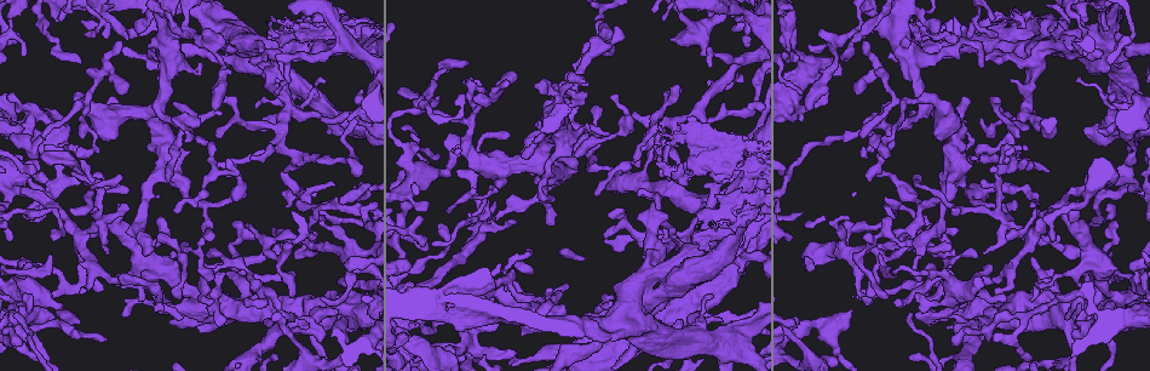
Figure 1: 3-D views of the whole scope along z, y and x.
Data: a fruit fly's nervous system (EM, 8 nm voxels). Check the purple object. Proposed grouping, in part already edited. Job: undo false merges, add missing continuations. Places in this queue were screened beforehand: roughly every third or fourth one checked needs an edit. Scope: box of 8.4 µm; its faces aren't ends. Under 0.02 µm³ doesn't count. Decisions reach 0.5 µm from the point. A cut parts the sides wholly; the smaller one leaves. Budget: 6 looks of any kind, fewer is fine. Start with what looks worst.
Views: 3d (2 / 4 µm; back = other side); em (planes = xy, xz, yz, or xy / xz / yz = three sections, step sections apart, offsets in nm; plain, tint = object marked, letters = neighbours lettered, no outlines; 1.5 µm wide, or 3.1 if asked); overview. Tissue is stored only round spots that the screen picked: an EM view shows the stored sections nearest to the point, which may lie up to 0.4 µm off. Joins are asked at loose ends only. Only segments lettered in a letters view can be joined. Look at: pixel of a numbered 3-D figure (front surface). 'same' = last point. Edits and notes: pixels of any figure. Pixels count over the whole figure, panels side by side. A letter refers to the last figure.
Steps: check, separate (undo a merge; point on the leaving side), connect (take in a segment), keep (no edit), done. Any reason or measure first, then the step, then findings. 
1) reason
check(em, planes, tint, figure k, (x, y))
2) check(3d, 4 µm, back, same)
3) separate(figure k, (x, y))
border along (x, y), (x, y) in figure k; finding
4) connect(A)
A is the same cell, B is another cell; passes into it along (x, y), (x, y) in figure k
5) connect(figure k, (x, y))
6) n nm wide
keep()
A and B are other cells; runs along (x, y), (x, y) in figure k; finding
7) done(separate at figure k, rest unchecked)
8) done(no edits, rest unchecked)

free end
check(3d, 4 µm, figure 1, (340, 319))

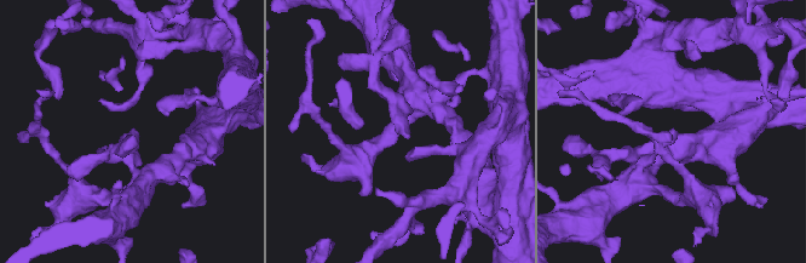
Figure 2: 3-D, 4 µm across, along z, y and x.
shape alone is not enough
check(em, planes, plain, figure 2, (674, 130))

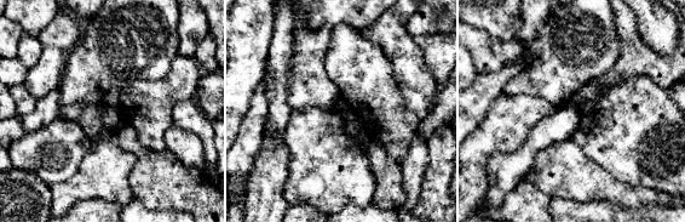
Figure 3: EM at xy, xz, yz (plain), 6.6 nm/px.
check(em, planes, letters, same)

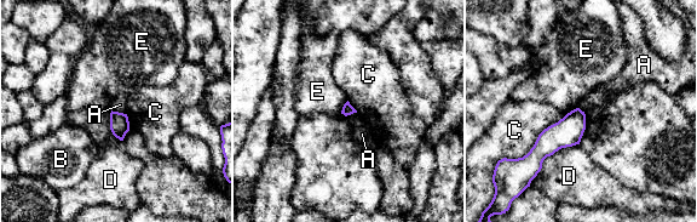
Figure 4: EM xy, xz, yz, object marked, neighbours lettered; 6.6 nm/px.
keep()
A, B, C, D and E are other cells; border along (111, 109), (126, 114) in figure 4; no lettered segment goes on from it

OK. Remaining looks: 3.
an open end
check(em, 3.1 µm, planes, letters, figure 1, (888, 101))

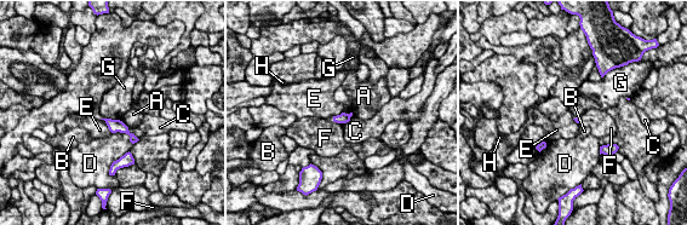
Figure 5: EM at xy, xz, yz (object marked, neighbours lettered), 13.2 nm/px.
keep()
A, B, C, D, E, F, G and H are other cells; border along (104, 117), (120, 121) in figure 5; no lettered segment goes on from it

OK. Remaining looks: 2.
looks like a crossing
check(em, planes, letters, figure 1, (1053, 45))

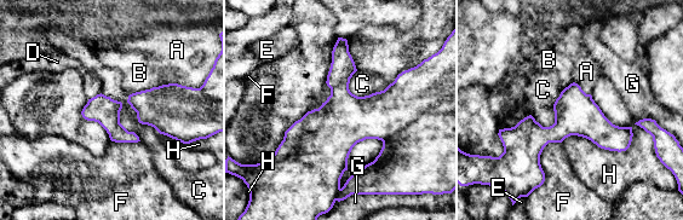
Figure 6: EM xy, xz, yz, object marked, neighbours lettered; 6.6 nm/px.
H touches over 500 nm
keep()
A, B, C, D, E, F, G and H are other cells; border along (101, 93), (141, 140) in figure 6; continuous, no second cell

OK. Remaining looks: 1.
done(no edits, rest unchecked)

